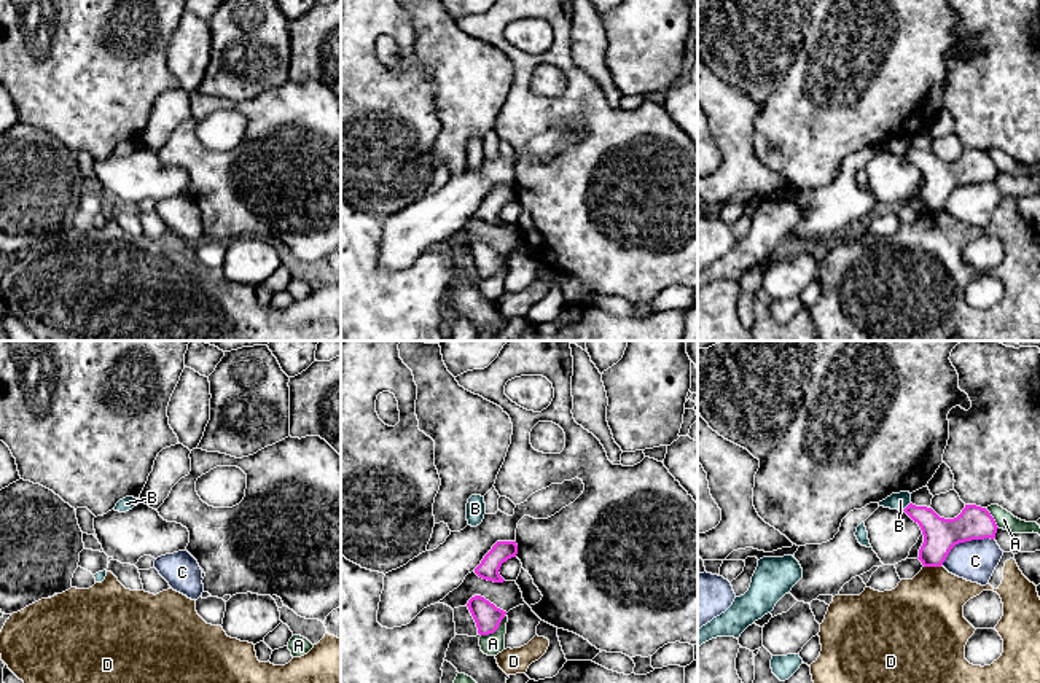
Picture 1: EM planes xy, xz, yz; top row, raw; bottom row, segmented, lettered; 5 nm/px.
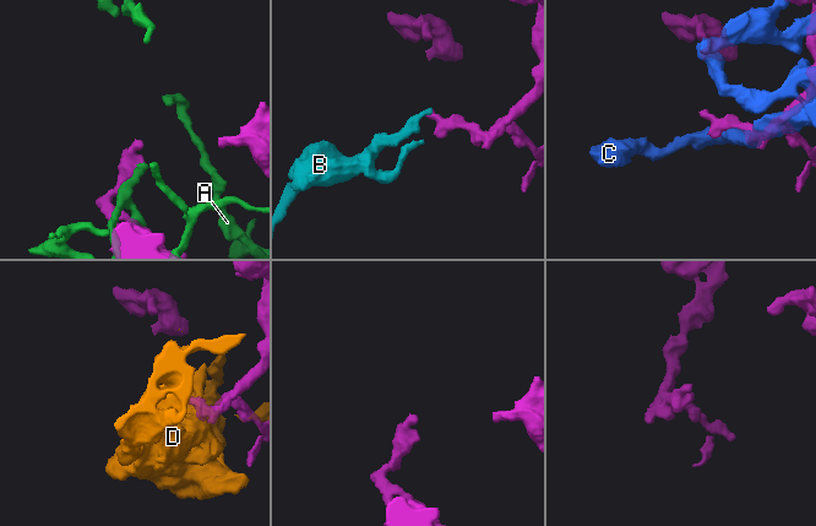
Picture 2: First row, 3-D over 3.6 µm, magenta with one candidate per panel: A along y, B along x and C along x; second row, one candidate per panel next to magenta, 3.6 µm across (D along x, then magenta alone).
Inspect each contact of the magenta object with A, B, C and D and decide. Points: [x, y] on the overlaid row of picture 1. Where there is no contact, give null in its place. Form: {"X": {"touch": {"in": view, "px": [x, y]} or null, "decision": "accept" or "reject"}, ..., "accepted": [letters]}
{"A": {"touch": {"in": "xz", "px": [496, 629]}, "decision": "reject"}, "B": {"touch": {"in": "yz", "px": [907, 507]}, "decision": "reject"}, "C": {"touch": {"in": "yz", "px": [964, 542]}, "decision": "reject"}, "D": {"touch": {"in": "yz", "px": [932, 565]}, "decision": "reject"}, "accepted": []}

